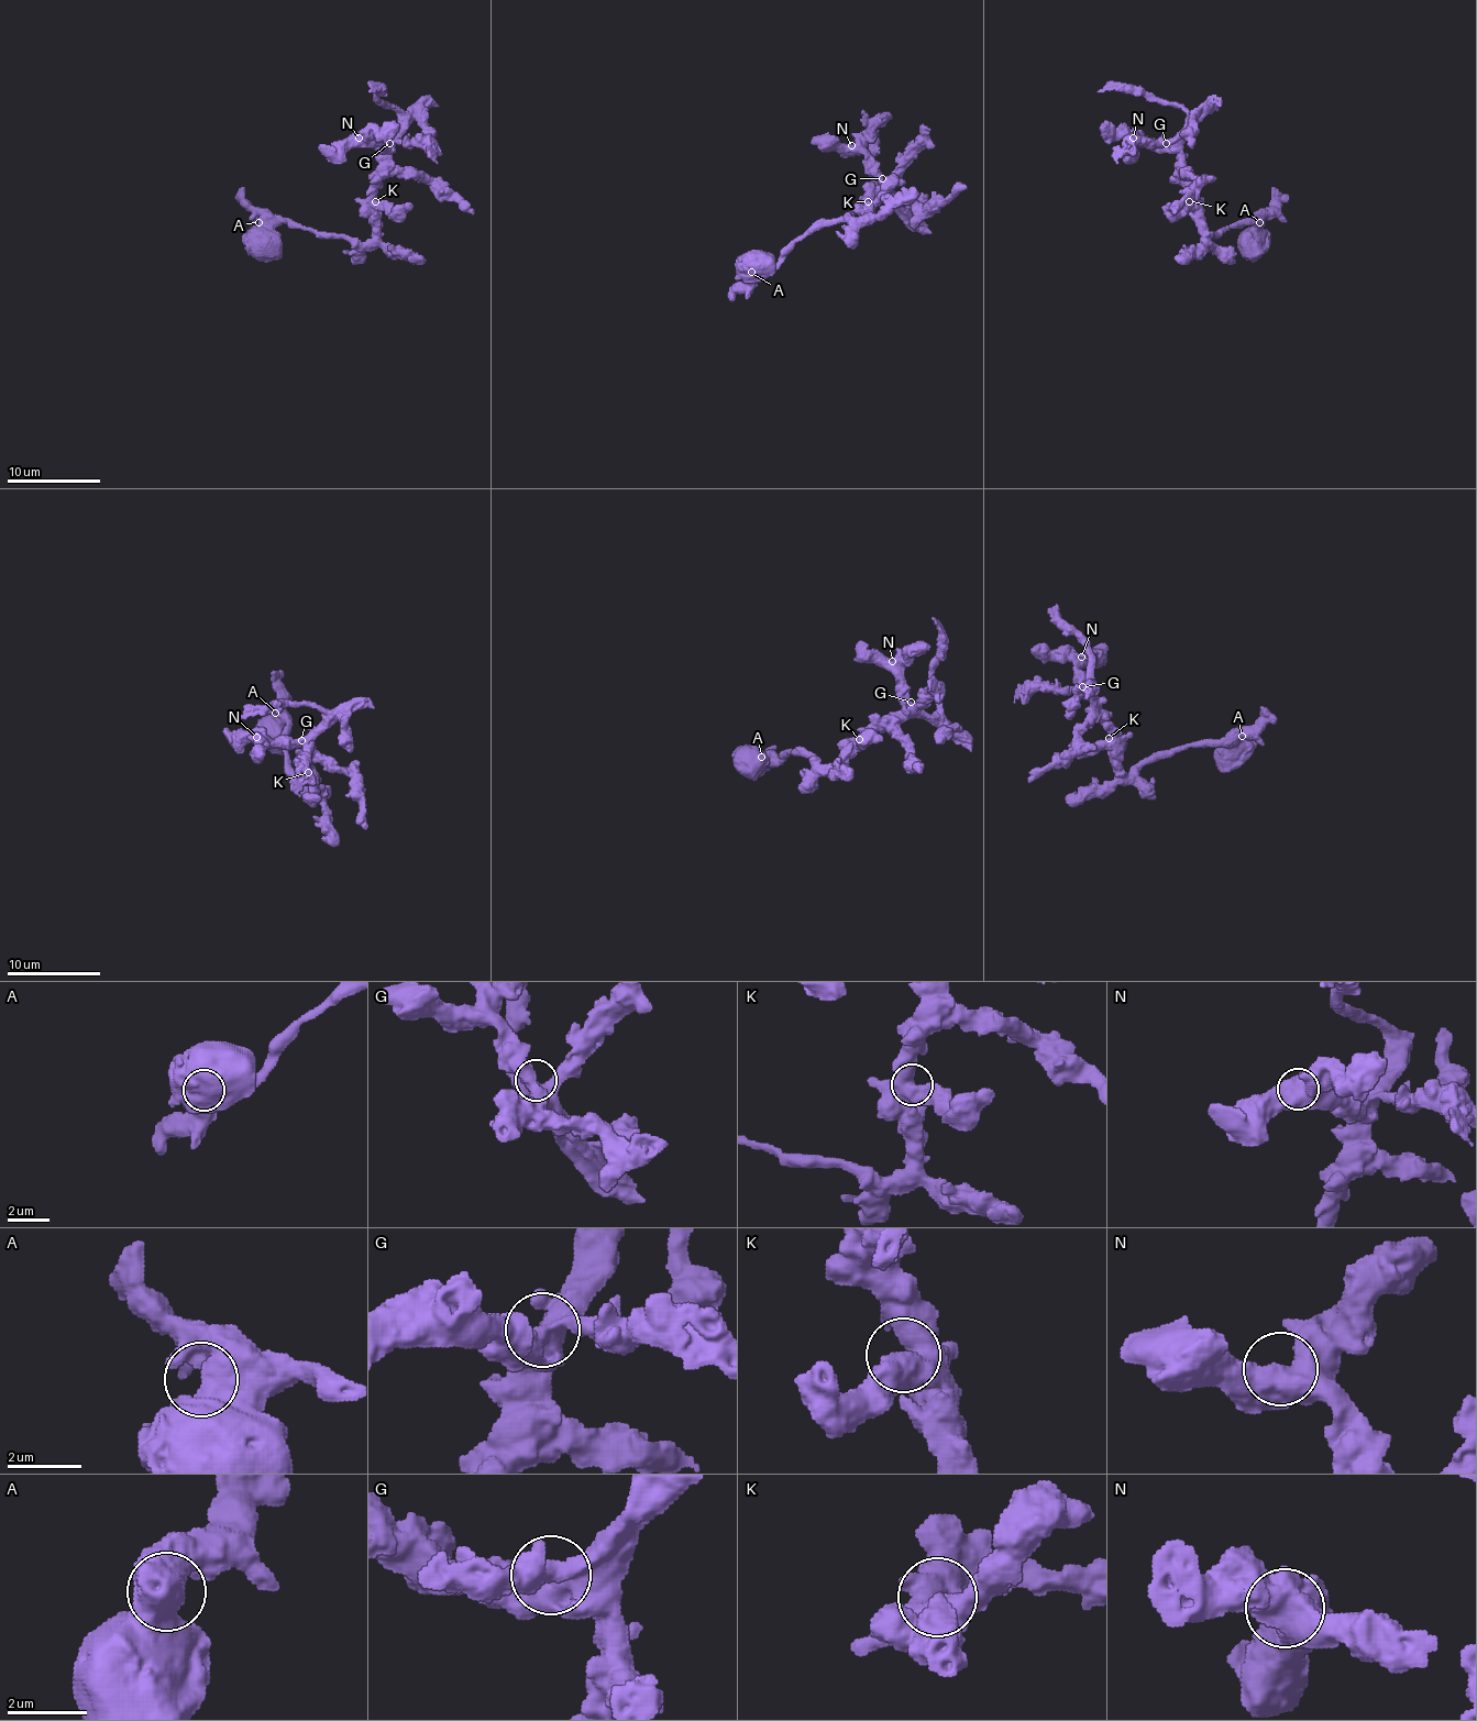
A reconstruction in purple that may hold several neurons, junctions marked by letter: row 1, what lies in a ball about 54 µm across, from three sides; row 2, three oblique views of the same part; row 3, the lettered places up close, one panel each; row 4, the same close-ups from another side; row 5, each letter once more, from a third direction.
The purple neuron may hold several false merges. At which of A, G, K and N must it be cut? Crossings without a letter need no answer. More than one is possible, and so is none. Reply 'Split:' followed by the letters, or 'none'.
Split: none

